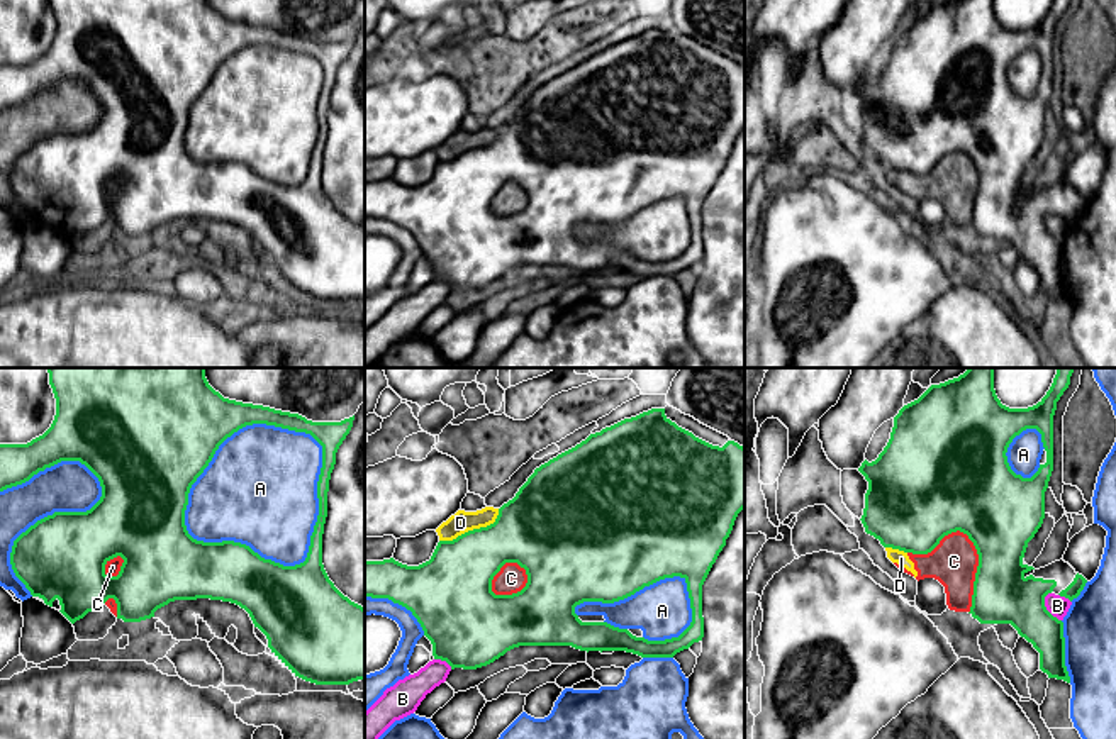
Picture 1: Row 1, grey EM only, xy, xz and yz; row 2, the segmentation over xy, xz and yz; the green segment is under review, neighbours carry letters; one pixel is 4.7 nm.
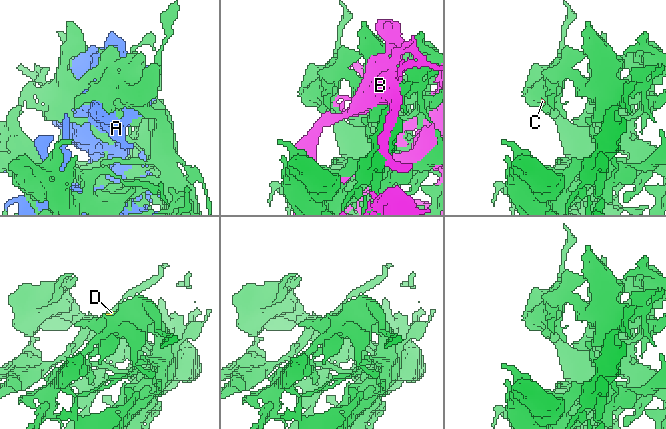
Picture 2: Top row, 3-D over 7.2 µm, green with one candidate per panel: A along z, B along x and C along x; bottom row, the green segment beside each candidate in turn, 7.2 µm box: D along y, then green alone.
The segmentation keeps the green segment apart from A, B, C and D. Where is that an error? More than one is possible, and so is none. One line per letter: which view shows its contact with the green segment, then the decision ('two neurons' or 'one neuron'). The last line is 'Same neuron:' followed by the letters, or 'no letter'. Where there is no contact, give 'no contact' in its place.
A: meets green in xy; two neurons
B: meets green in yz; two neurons
C: meets green in yz; two neurons
D: meets green in xz; two neurons
Same neuron: no letter

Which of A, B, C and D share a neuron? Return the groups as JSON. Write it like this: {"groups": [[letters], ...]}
{"groups": [["A"], ["B"], ["C", "D"]]}

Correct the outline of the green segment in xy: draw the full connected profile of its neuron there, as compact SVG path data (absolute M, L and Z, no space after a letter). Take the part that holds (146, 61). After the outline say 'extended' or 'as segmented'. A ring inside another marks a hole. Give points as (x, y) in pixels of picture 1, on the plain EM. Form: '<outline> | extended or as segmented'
M49 0L56 19L56 36L51 47L39 58L32 59L27 64L0 64L0 112L22 105L29 102L39 92L51 88L61 81L80 81L85 85L100 102L102 117L100 120L86 132L54 132L34 146L31 146L25 153L22 153L12 166L10 173L10 185L15 197L25 205L32 217L39 217L44 220L46 225L53 227L53 222L58 219L61 225L61 234L75 244L76 241L83 239L88 232L100 229L109 219L114 219L117 224L117 239L124 242L141 242L146 239L154 237L154 232L170 222L175 220L197 220L197 219L210 219L210 220L222 220L231 222L244 229L254 247L258 247L268 259L268 268L271 273L299 298L315 303L315 305L349 305L358 300L365 300L365 229L348 217L344 217L334 203L329 200L324 185L322 185L322 154L324 144L327 137L327 112L329 112L329 100L331 93L336 85L336 73L346 56L353 47L354 36L344 39L341 42L312 42L299 34L282 32L263 25L243 24L236 20L224 19L219 12L215 12L207 0ZM253 44L266 44L275 46L295 53L310 54L321 66L322 66L322 88L317 102L317 119L319 119L319 136L314 146L314 153L310 156L309 173L304 183L295 186L283 186L271 180L261 178L254 173L249 166L234 163L234 161L222 161L222 163L204 163L193 159L185 146L185 131L188 125L188 114L192 105L197 98L204 93L204 90L212 81L219 66L231 58L234 53L246 46ZM120 176L124 180L120 192L117 197L109 197L105 193L105 185Z | as segmented

